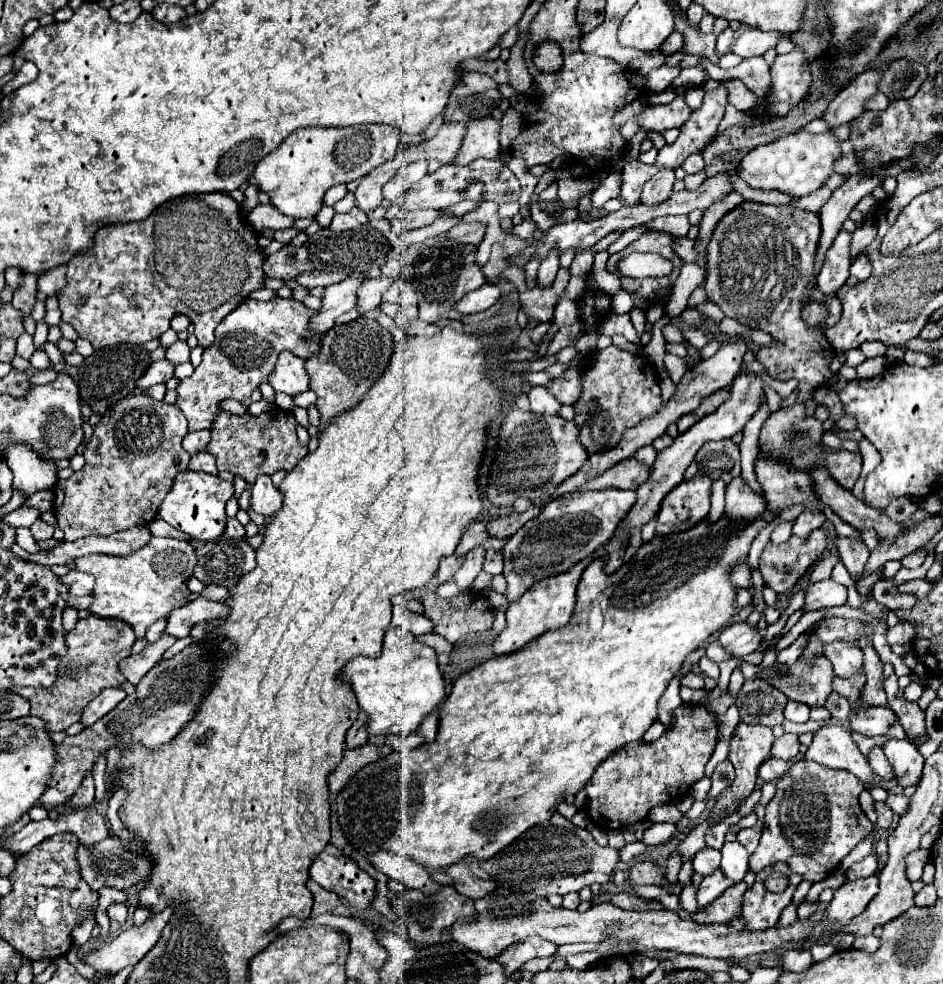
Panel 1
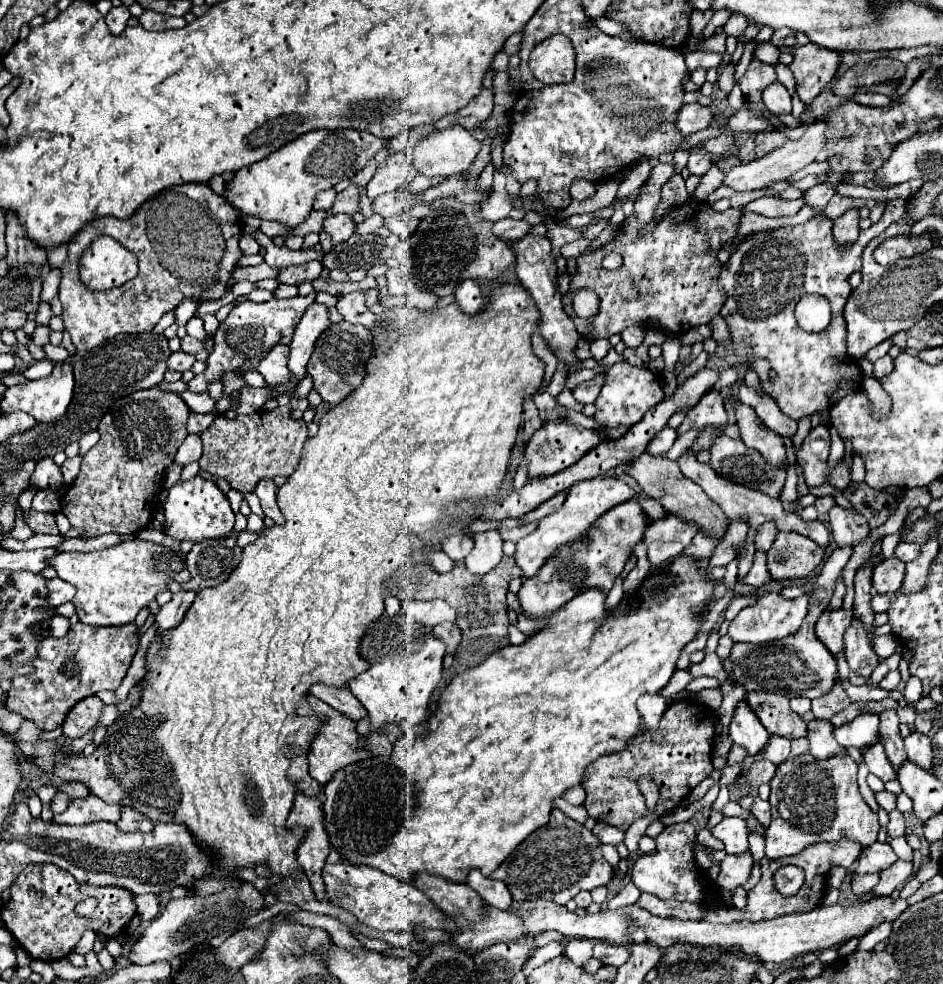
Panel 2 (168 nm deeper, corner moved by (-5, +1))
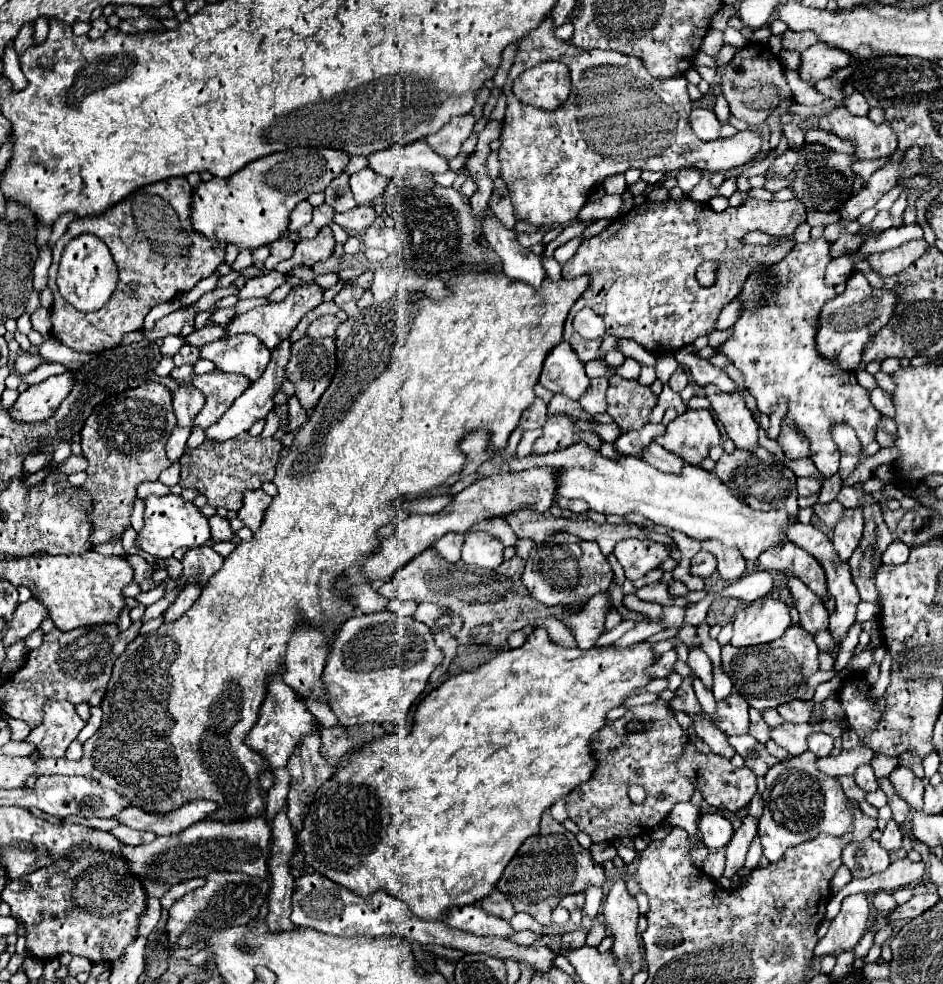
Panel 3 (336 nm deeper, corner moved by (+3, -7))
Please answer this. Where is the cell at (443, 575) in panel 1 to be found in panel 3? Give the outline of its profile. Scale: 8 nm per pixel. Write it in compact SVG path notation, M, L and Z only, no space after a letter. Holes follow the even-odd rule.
M449 532L445 536L441 536L433 548L447 560L447 562L457 562L461 558L461 546L463 546L463 540L465 536L463 534L455 534L455 532Z

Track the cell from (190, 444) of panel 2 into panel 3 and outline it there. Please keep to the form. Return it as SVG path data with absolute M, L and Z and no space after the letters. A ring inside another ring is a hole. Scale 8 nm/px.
M175 426L173 428L173 434L169 436L167 444L165 444L165 452L169 456L169 460L179 460L181 454L185 452L185 442L191 434L191 428L181 428L181 426Z

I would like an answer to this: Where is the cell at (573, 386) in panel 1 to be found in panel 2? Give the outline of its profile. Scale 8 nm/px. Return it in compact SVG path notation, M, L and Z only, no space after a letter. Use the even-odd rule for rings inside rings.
M595 376L595 378L575 386L573 388L573 396L581 404L593 404L597 394L599 394L599 390L601 390L601 386L603 386L603 376Z

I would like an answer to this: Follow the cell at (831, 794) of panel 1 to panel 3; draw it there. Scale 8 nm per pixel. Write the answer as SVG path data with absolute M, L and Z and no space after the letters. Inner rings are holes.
M811 752L781 760L777 766L773 766L765 774L765 784L767 784L767 788L763 792L765 810L763 810L763 816L759 818L759 838L763 844L763 856L769 862L777 862L789 846L807 842L807 840L815 838L819 832L841 836L853 822L853 810L849 808L841 786L837 784L837 780L833 776L827 776L817 770L817 756L813 756Z

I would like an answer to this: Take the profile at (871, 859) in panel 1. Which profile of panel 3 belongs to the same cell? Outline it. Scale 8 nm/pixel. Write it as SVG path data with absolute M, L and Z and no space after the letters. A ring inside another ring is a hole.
M853 894L843 900L841 912L833 918L829 932L819 940L815 954L839 954L845 950L853 950L853 946L861 940L869 926L869 902L865 894Z

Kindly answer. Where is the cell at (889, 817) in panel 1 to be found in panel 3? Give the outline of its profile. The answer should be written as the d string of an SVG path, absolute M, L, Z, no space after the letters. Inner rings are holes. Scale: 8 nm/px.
M893 820L887 822L879 844L881 844L881 848L885 848L885 850L899 850L899 848L901 848L901 830L899 830L899 826L897 826Z

